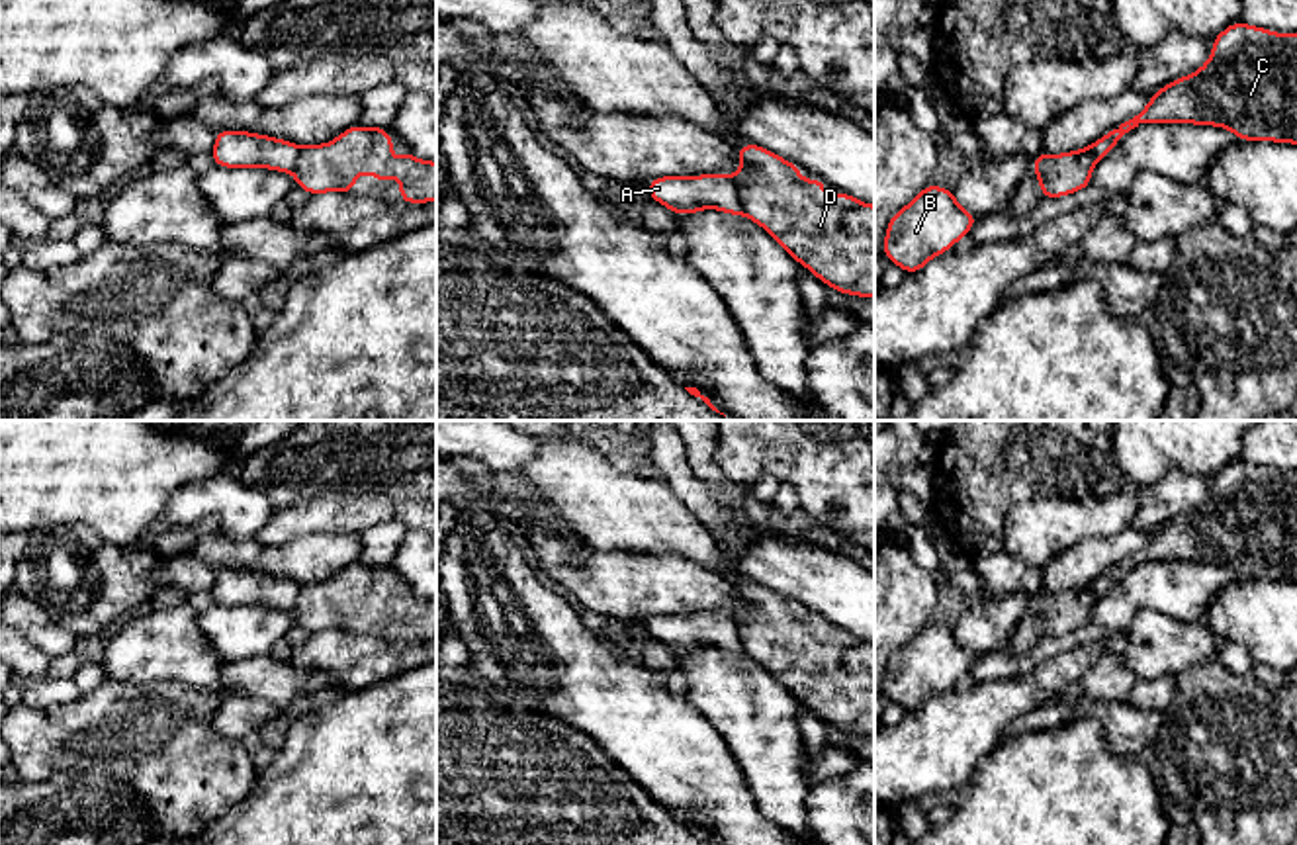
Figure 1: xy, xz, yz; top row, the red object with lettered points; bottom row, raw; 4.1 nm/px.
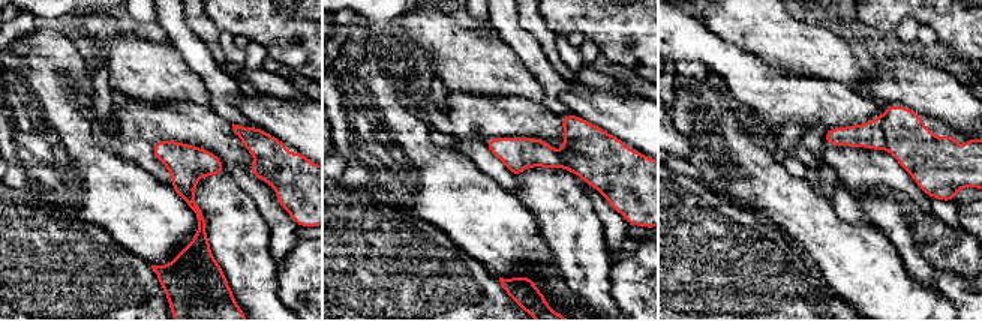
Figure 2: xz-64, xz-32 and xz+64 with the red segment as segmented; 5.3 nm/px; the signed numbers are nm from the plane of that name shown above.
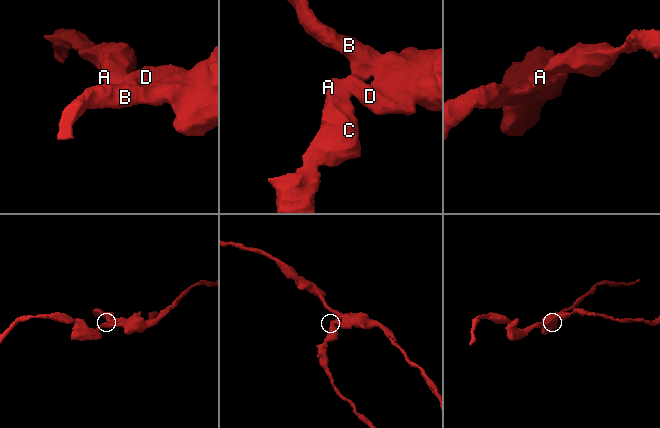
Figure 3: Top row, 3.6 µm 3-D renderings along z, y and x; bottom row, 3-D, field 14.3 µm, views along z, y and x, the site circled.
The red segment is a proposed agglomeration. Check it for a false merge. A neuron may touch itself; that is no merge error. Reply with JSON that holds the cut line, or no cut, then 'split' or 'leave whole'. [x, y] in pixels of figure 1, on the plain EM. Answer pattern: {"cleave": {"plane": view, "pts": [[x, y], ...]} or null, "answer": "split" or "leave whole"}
{"cleave": {"plane": "xz", "pts": [[732, 617], [746, 652]]}, "answer": "split"}

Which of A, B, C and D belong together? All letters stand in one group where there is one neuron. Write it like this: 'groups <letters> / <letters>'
groups A C / B D

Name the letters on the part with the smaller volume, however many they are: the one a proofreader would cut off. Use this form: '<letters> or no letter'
A, C

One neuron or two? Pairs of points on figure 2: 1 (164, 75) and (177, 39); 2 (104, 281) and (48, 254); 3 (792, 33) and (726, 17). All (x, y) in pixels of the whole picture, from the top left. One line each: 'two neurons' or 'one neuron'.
1: two neurons
2: one neuron
3: one neuron

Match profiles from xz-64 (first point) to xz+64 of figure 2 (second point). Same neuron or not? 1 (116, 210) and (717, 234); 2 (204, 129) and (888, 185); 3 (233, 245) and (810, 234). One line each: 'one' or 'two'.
1: two
2: two
3: two

